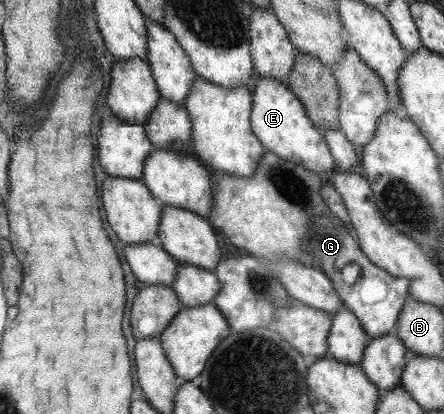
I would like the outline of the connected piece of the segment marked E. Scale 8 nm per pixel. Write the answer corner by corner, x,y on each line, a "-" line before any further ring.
259,77
251,94
253,107
250,128
254,136
266,146
267,152
295,165
301,164
301,167
325,178
321,171
331,171
333,165
333,159
329,155
330,148
325,143
325,138
315,129
306,111
303,111
304,105
294,96
294,92
279,80

